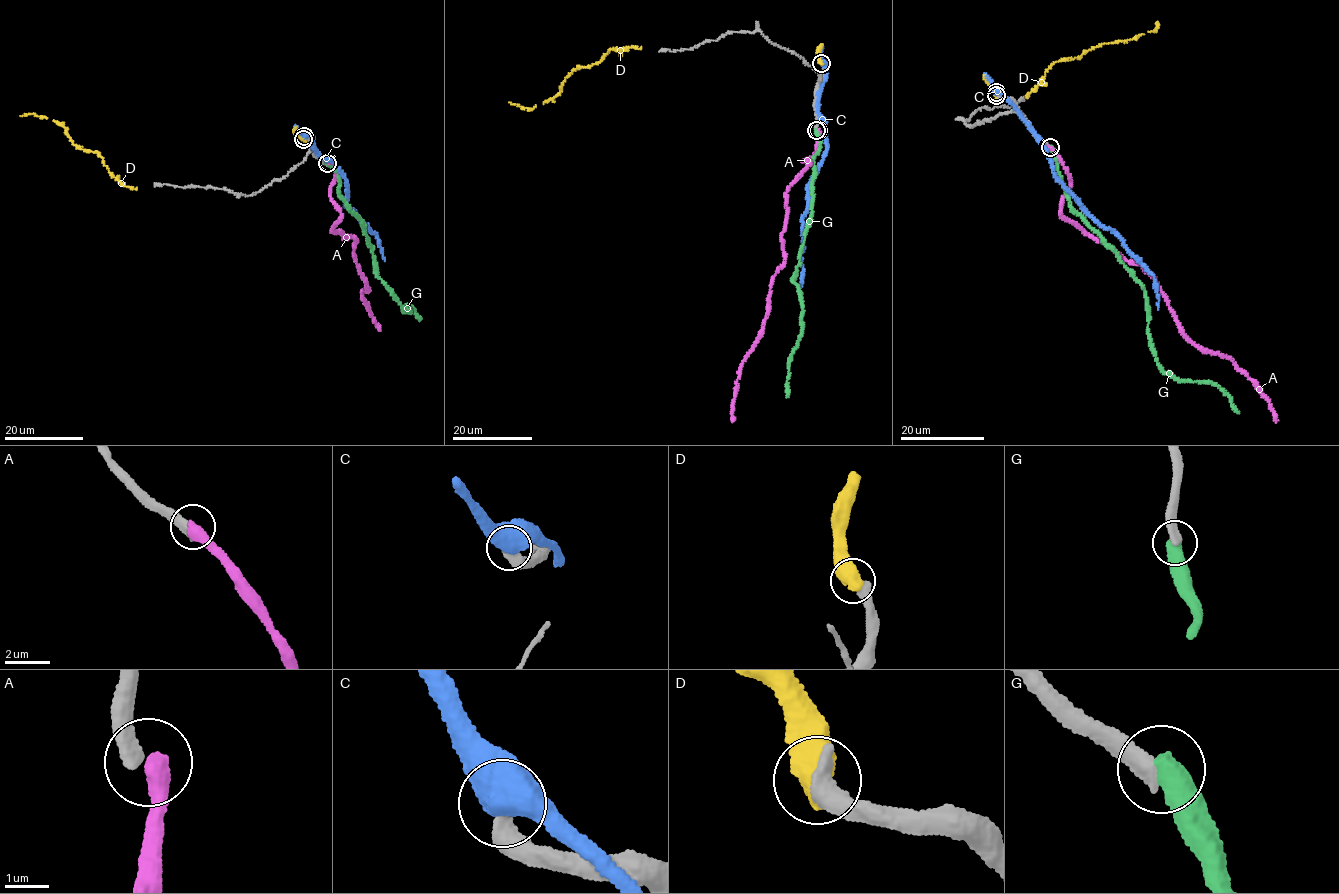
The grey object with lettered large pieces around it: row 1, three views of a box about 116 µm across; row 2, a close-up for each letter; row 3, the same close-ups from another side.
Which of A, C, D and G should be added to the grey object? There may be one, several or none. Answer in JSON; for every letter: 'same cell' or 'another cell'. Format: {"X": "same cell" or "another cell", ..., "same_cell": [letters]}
{"A": "same cell", "C": "another cell", "D": "same cell", "G": "another cell", "same_cell": ["A", "D"]}

